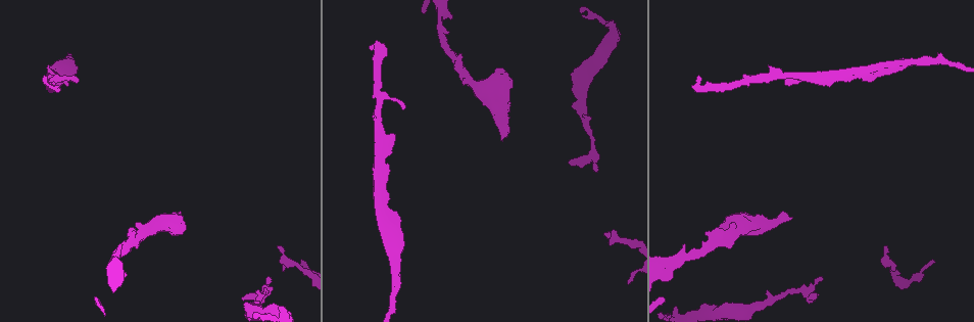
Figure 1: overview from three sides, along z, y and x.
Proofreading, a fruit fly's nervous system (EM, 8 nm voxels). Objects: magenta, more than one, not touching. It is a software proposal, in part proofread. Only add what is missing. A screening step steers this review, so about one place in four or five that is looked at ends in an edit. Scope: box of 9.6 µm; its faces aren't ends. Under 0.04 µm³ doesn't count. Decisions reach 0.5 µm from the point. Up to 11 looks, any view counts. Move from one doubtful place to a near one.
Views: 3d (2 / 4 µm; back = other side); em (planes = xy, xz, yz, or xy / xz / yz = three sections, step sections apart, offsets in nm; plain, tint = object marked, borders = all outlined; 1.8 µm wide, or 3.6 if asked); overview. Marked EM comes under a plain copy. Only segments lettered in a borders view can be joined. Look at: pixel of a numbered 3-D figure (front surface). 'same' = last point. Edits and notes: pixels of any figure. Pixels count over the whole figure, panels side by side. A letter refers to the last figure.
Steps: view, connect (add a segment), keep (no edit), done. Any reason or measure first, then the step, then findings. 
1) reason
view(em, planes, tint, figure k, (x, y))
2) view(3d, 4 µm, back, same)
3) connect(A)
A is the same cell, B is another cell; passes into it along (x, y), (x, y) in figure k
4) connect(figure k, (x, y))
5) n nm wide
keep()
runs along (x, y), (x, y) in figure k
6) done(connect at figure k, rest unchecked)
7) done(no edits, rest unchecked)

thick end
view(em, 3.6 µm, planes, borders, figure 1, (502, 138))

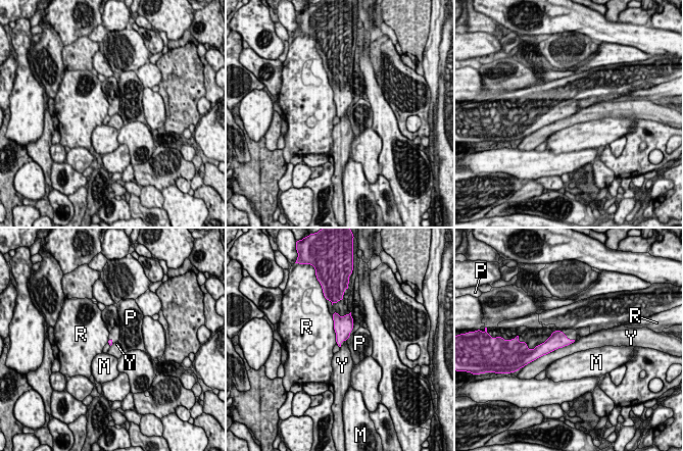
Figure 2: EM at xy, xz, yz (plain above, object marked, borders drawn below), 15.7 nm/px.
keep()
M, P, R and Y are other cells; border along (574, 341), (537, 358) in figure 2; no lettered segment goes on from it

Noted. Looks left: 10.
branch stops here
view(3d, 2 µm, figure 1, (243, 297))

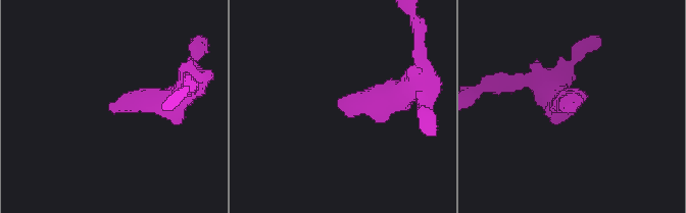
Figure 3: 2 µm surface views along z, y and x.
need the tissue
view(em, yz, step 8, tint, figure 3, (112, 109))

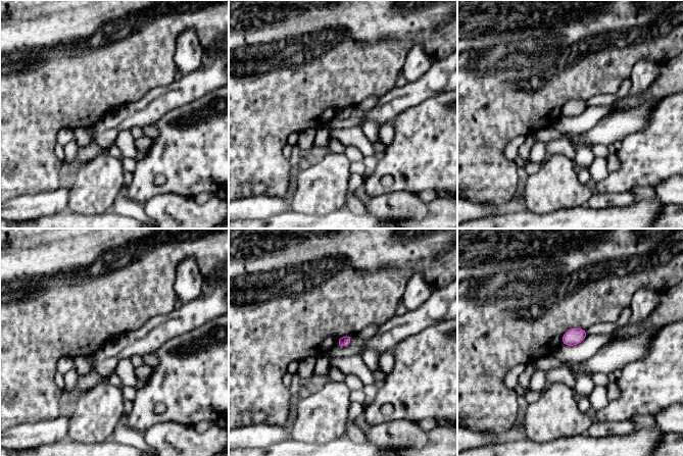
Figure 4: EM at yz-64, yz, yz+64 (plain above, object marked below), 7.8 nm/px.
another direction
view(em, planes, borders, same)

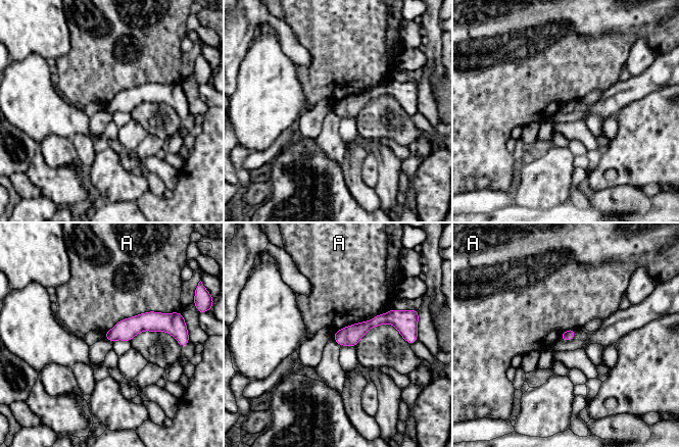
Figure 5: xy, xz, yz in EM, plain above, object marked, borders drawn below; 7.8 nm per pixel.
keep()
A is another cell; no lettered segment goes on from it

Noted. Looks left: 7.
branch stops here
view(3d, 4 µm, figure 1, (78, 80))

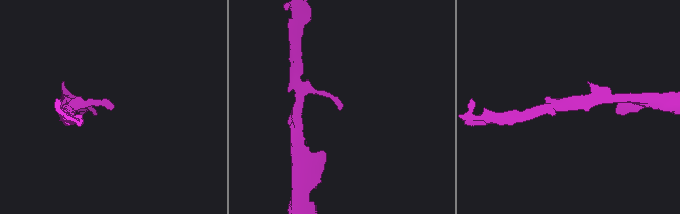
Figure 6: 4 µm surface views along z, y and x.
shape alone is not enough
view(em, planes, borders, figure 6, (112, 106))

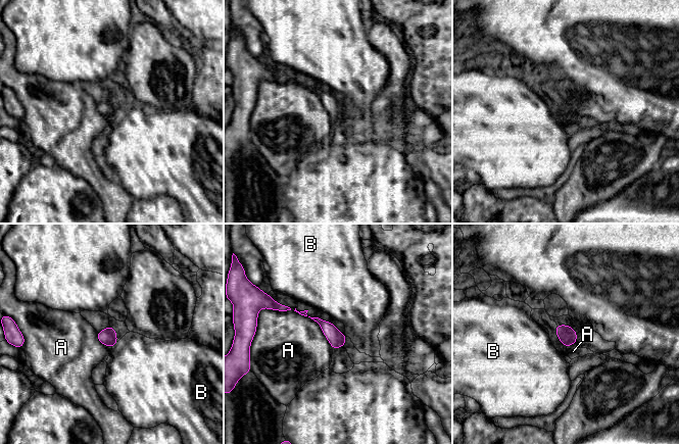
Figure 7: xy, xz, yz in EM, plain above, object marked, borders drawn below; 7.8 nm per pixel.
130 nm wide
keep()
A and B are other cells; border along (294, 310), (318, 324), (332, 349) in figure 7; no lettered segment goes on from it

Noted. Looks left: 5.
branch stops here
view(em, xy, step 16, borders, figure 1, (869, 81))

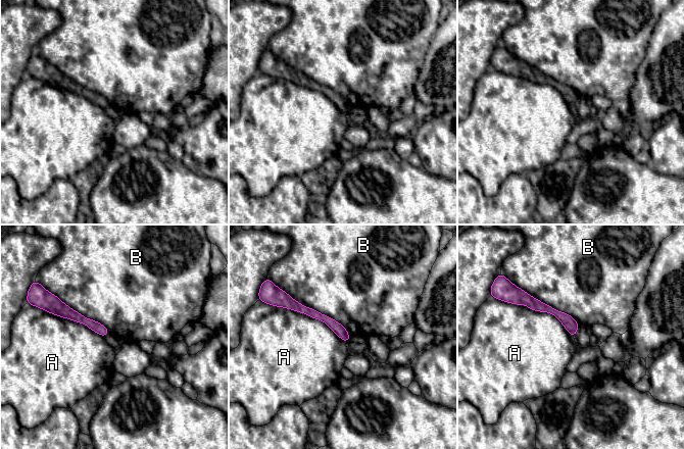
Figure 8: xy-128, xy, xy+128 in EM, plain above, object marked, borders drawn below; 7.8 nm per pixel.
view(em, planes, borders, same)

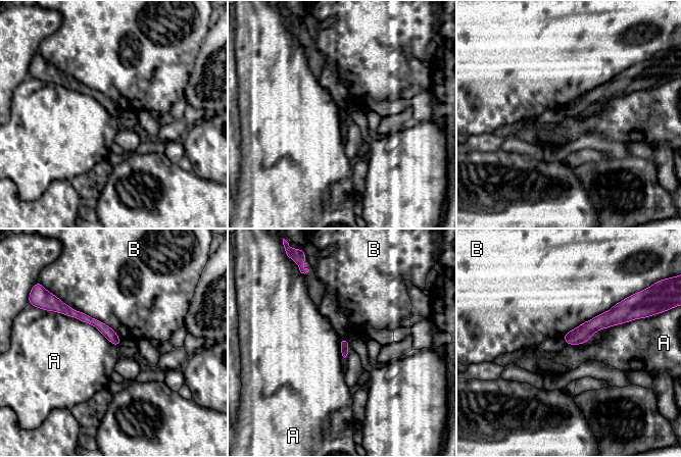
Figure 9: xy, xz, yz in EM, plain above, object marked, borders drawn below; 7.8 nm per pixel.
A touches over 600 nm
keep()
A and B are other cells; runs along (63, 308), (96, 322), (117, 343) in figure 9; no lettered segment goes on from it

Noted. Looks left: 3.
done(no edits, rest unchecked)

